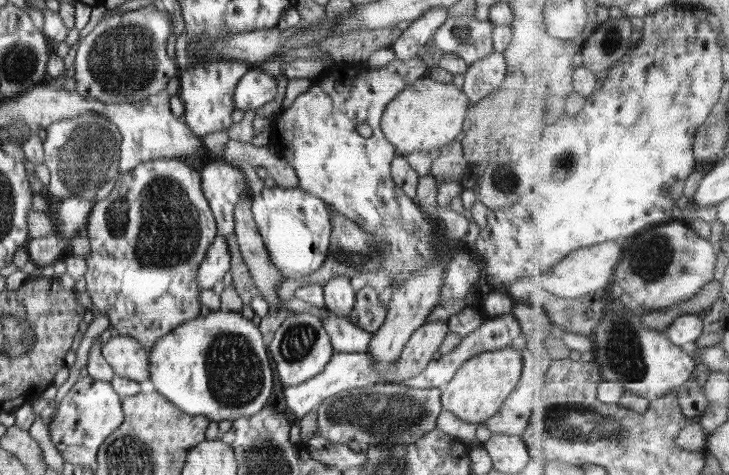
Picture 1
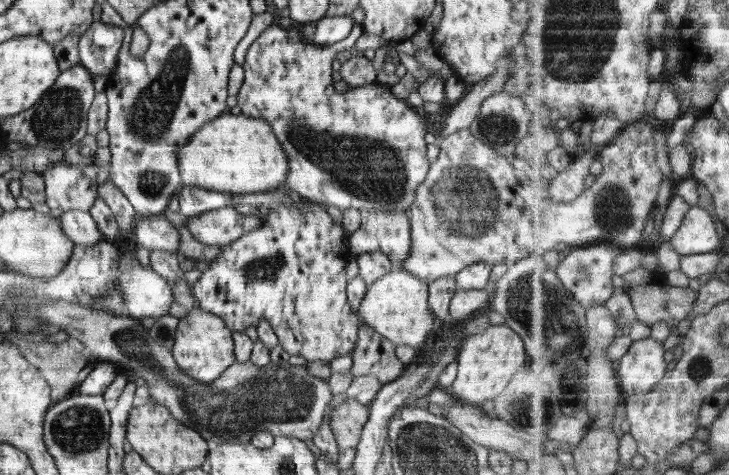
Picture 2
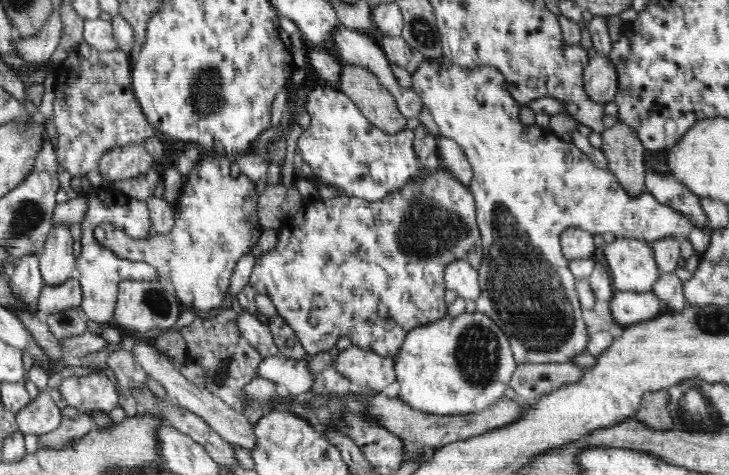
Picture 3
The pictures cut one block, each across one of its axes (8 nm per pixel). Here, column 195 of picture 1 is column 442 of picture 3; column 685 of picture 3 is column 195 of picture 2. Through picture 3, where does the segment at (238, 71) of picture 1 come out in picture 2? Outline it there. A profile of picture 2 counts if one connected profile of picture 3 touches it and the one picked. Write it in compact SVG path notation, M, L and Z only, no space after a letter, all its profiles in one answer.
M234 206L202 212L187 220L192 236L208 246L226 246L242 235L260 228L263 218L256 214L244 216Z

